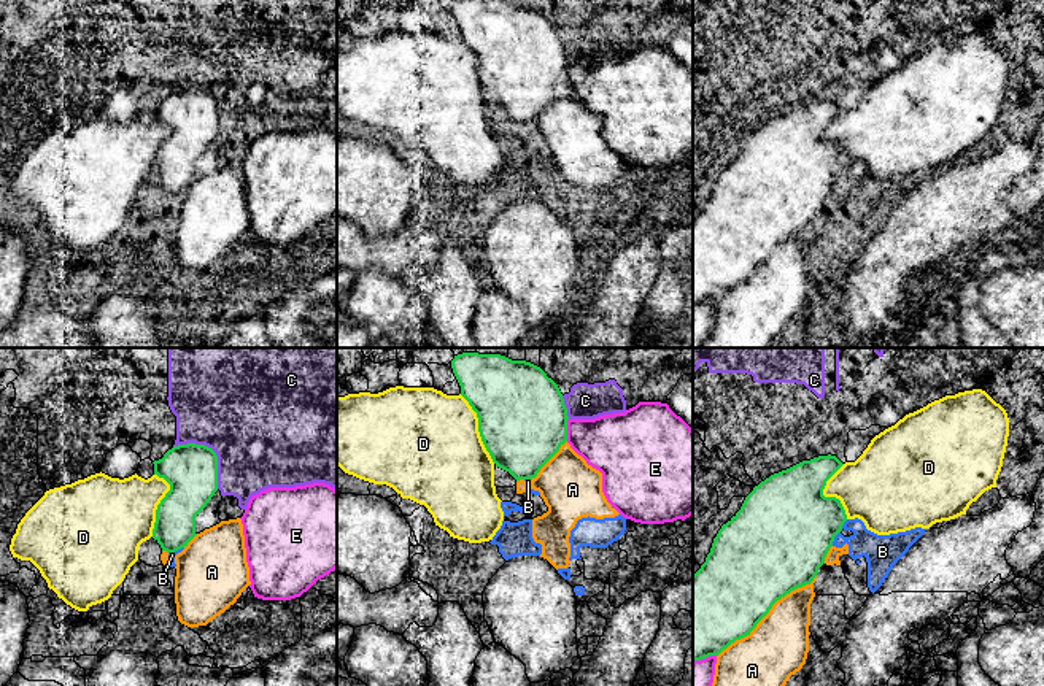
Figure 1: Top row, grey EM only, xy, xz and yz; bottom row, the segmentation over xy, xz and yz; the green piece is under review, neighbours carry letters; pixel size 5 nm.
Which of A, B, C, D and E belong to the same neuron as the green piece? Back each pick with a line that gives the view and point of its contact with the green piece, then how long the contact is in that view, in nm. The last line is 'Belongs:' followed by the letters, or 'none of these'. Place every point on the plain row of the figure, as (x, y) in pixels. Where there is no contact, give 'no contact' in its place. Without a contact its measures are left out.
Belongs: none of these

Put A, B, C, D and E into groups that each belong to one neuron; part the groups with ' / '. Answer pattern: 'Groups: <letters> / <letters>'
Groups: A B / C / D / E

